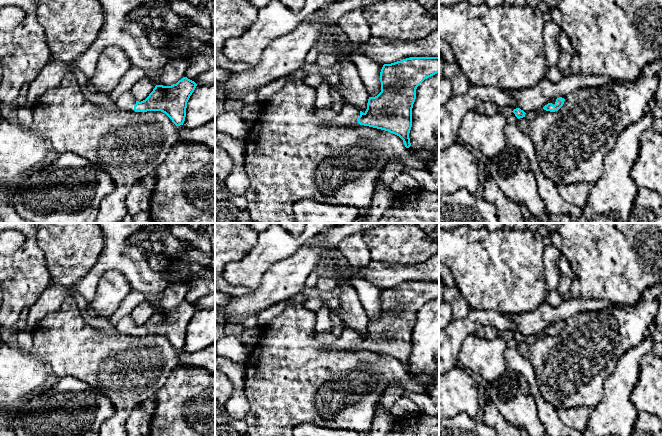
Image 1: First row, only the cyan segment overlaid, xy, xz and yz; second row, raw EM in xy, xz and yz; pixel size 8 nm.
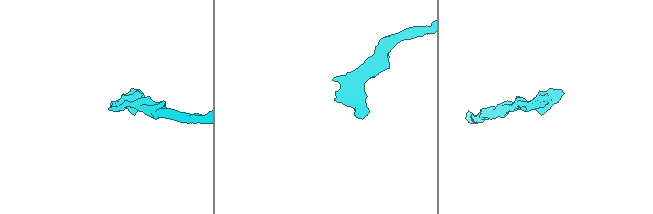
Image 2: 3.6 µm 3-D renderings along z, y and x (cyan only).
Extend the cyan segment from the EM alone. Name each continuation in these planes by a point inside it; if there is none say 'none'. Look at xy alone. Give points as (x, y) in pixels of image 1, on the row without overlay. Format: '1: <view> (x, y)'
1: xy (125, 325)

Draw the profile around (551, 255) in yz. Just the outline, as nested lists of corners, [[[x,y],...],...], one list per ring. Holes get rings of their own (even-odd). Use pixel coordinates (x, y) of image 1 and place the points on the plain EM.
[[[546,245],[543,255],[545,266],[546,290],[548,292],[557,290],[561,278],[559,269],[559,257],[561,252],[552,245]]]

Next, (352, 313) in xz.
[[[342,275],[335,278],[338,281],[337,287],[340,289],[338,298],[341,320],[348,328],[365,337],[370,320],[362,307],[357,291],[349,283],[351,279]]]

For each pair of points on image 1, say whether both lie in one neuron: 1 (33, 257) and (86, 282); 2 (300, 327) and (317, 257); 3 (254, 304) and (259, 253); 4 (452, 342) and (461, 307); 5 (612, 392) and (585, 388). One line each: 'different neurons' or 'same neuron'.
1: different neurons
2: different neurons
3: different neurons
4: different neurons
5: different neurons

